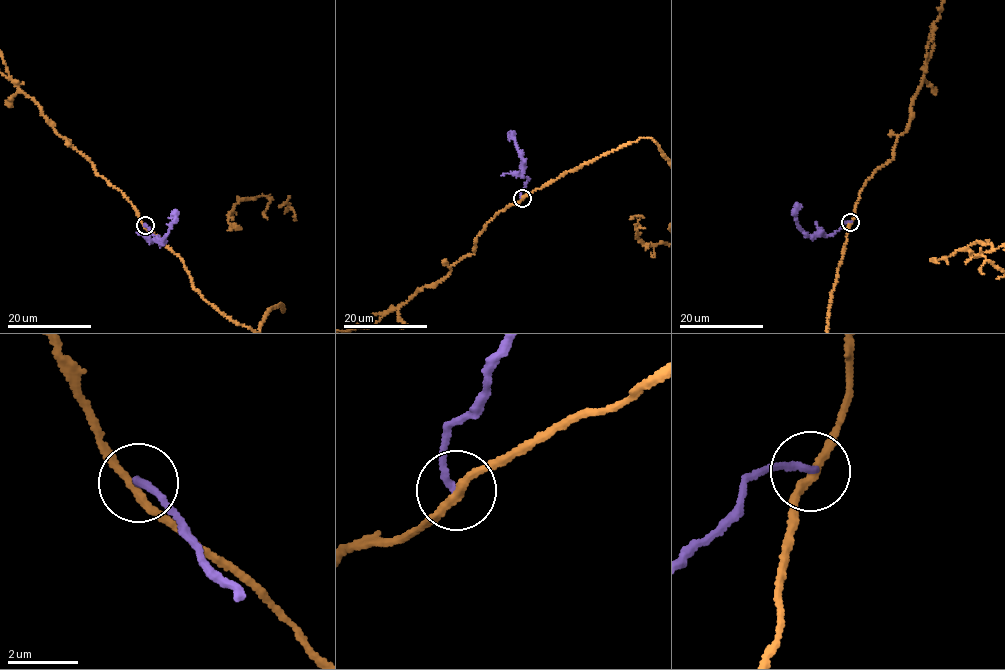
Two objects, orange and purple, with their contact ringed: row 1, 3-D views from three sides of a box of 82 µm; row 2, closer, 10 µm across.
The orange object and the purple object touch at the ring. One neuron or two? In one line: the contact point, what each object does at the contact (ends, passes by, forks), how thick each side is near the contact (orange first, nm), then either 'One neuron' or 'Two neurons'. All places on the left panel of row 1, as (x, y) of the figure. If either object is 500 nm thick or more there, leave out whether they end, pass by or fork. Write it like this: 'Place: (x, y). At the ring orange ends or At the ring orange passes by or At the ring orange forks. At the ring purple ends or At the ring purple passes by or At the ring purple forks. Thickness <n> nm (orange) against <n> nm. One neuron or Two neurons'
Place: (145, 225). At the ring orange passes by. At the ring purple ends. Thickness 220 nm (orange) against 200 nm. Two neurons

